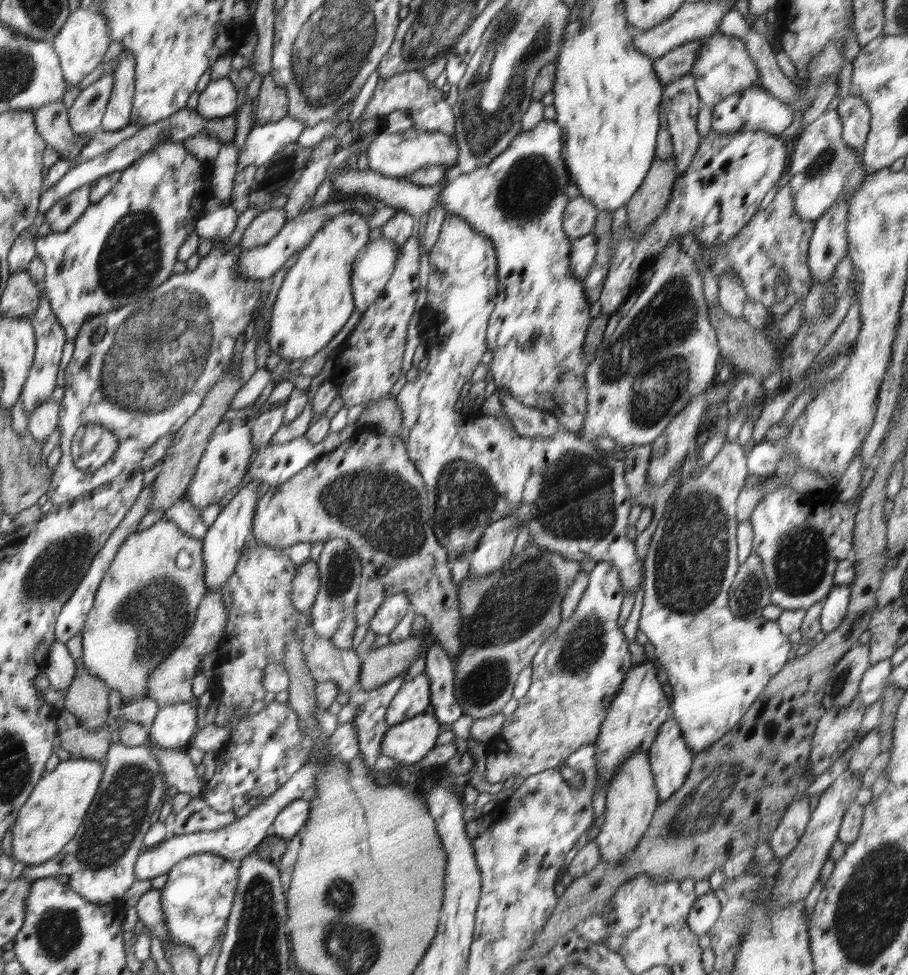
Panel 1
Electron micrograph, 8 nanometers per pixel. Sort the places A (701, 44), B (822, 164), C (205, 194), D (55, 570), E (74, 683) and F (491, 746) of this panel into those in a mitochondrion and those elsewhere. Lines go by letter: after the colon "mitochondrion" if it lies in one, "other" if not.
A: other
B: mitochondrion
C: other
D: mitochondrion
E: other
F: other

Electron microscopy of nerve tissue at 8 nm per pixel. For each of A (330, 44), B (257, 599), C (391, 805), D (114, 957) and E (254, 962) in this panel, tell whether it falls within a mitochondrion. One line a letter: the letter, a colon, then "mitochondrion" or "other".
A: mitochondrion
B: other
C: other
D: other
E: mitochondrion

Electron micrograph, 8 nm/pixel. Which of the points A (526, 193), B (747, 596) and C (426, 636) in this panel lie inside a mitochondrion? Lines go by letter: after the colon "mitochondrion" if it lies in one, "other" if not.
A: mitochondrion
B: mitochondrion
C: other

